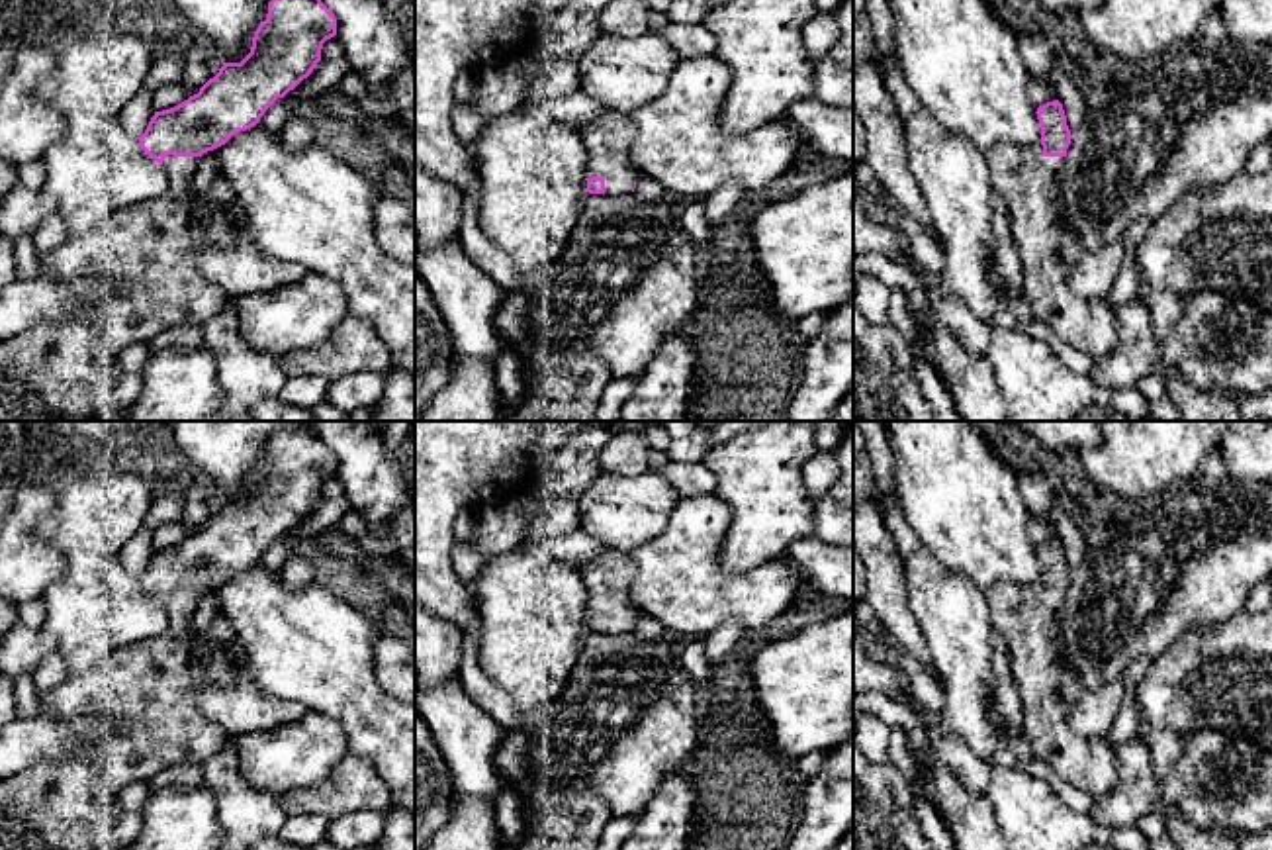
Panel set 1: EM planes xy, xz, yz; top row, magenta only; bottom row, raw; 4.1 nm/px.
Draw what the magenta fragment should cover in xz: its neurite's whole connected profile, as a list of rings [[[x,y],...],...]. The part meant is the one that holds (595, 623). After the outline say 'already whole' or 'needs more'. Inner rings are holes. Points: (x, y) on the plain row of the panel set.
[[[609,550],[593,562],[577,566],[589,593],[589,633],[620,635],[634,631],[638,611],[630,605],[630,584],[636,564],[628,554]]]; needs more

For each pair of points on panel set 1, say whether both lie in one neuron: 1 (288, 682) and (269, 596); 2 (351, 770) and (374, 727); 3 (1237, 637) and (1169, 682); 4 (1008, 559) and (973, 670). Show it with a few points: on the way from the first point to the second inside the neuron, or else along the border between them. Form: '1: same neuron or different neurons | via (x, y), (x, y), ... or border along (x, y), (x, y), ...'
1: same neuron | via (288, 661), (288, 639), (269, 617)
2: different neurons | border along (349, 751), (372, 764), (388, 792)
3: same neuron | via (1220, 653), (1208, 655), (1186, 674)
4: different neurons | border along (944, 566), (967, 576), (983, 594)

